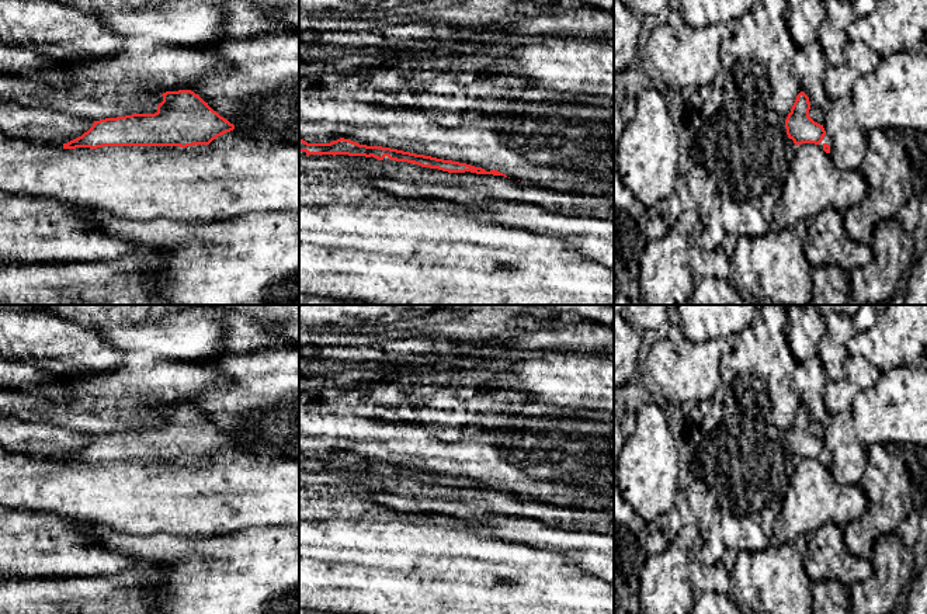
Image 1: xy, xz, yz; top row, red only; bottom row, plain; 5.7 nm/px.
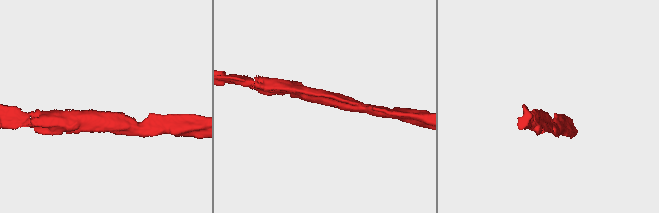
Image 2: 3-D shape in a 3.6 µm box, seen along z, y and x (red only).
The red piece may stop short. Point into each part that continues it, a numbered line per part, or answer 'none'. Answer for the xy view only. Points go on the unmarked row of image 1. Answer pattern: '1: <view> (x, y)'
none

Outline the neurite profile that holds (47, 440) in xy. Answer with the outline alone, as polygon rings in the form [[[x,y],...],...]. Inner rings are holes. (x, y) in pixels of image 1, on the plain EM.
[[[0,414],[0,445],[31,457],[67,458],[93,441],[86,431],[49,423],[32,424]]]

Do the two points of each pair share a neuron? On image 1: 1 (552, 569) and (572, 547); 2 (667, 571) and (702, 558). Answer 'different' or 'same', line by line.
1: different
2: different

